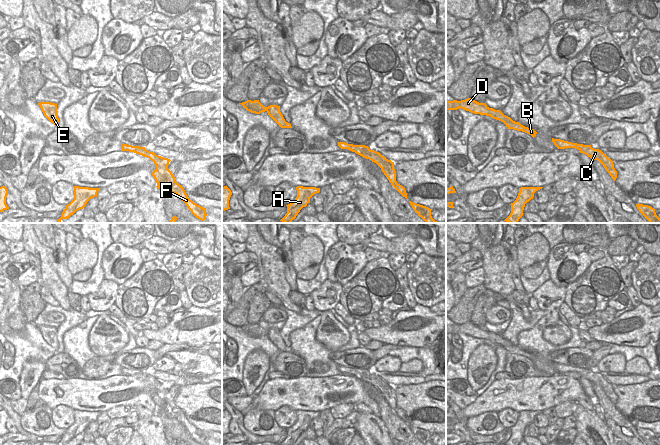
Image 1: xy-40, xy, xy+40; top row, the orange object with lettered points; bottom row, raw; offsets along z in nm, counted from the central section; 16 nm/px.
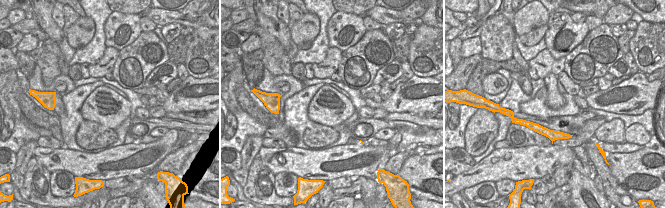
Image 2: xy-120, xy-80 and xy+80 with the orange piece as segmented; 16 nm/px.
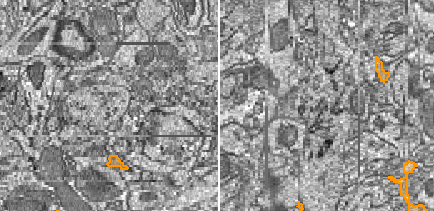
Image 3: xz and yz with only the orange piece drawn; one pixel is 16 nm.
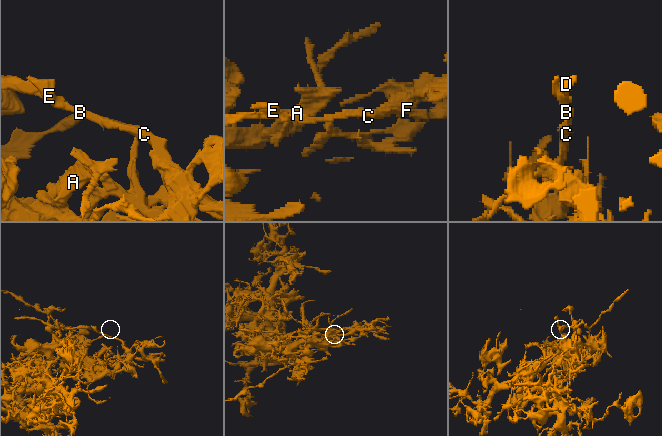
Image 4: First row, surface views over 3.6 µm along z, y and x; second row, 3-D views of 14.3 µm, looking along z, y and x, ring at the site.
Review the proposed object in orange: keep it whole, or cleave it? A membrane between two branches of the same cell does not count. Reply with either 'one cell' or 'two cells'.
two cells

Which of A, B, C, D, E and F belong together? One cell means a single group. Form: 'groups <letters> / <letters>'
groups A B C E F / D

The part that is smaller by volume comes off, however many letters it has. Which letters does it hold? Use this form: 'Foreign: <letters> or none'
Foreign: D

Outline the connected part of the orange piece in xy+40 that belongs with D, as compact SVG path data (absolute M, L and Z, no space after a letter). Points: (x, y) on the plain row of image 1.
M467 322L461 325L446 325L446 334L457 334L459 332L474 338L490 340L491 342L499 344L501 346L513 345L510 341L504 339L500 334L489 332L485 327L479 327L472 322Z

